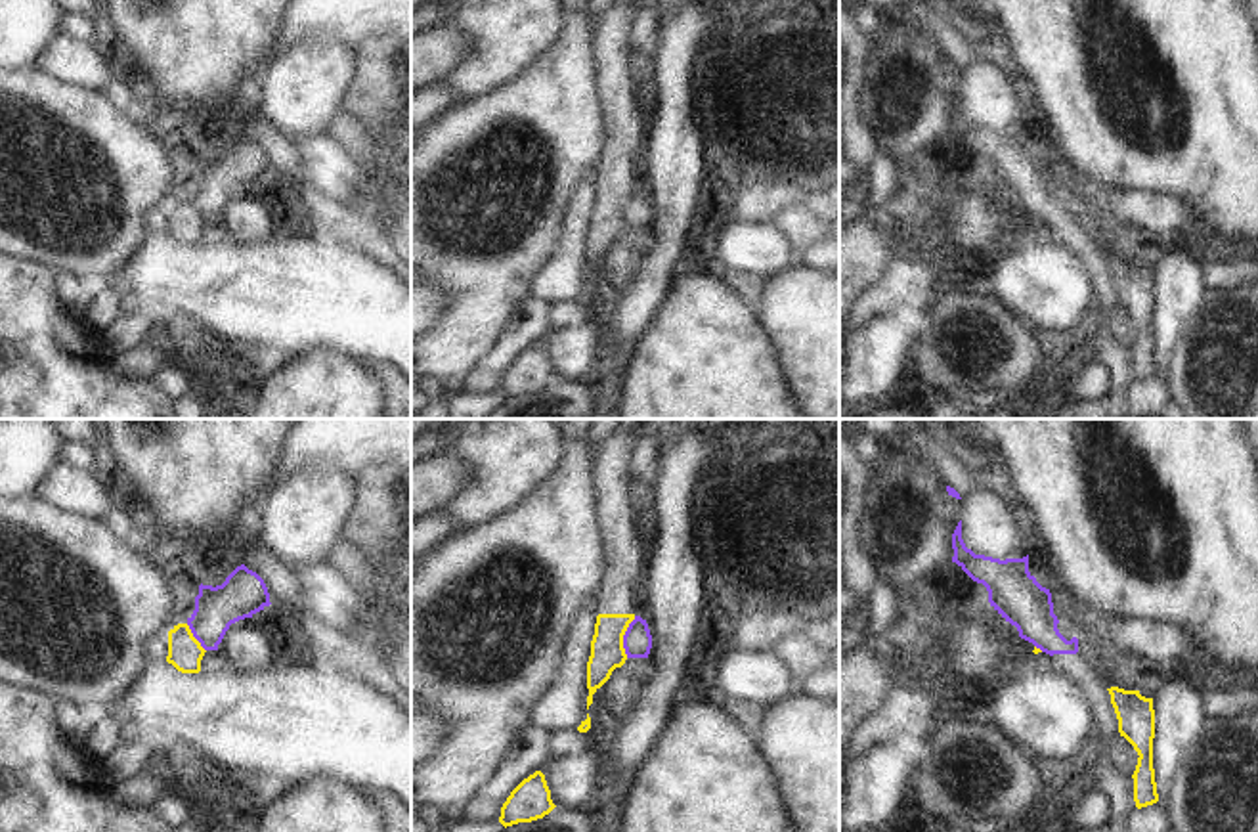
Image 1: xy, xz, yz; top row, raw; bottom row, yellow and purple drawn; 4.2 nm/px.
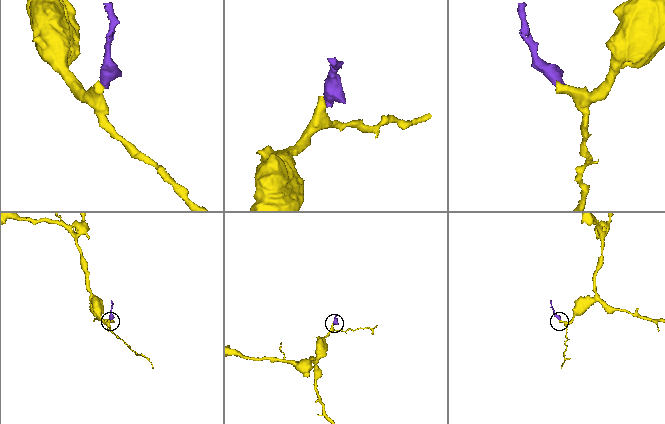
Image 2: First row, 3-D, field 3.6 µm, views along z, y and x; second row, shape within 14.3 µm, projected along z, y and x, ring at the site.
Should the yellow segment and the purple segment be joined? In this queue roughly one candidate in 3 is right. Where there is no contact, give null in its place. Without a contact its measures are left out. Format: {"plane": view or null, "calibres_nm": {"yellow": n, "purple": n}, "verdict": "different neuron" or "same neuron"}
{"plane": "xz", "calibres_nm": {"yellow": 140, "purple": 130}, "verdict": "different neuron"}

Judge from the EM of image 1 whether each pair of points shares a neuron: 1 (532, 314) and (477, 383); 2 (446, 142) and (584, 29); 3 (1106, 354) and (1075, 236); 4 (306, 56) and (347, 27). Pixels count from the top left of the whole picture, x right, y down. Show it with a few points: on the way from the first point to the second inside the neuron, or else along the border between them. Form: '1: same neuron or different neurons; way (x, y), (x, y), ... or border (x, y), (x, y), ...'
1: same neuron; way (520, 331), (492, 366)
2: same neuron; way (482, 132), (492, 123), (499, 123), (557, 65)
3: same neuron; way (1106, 326), (1106, 287), (1096, 264)
4: different neurons; border (352, 48), (337, 39), (301, 39), (287, 50)

